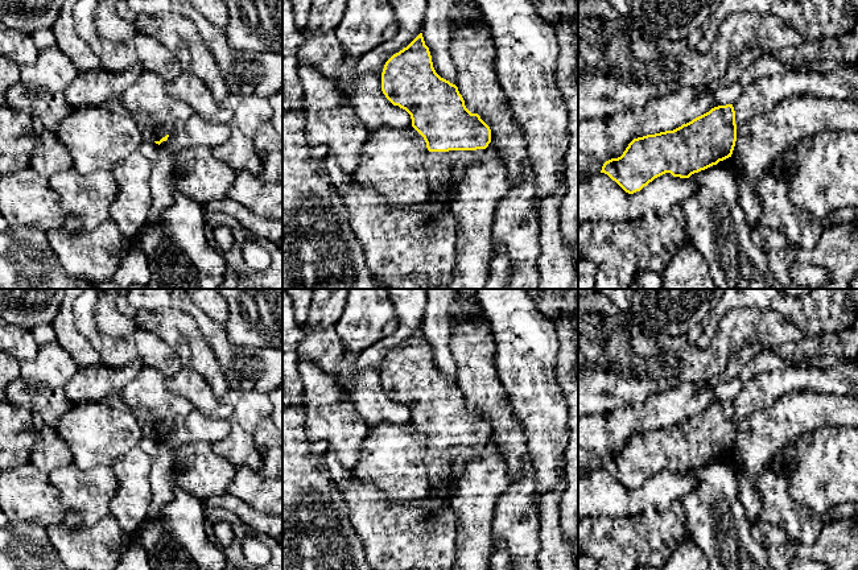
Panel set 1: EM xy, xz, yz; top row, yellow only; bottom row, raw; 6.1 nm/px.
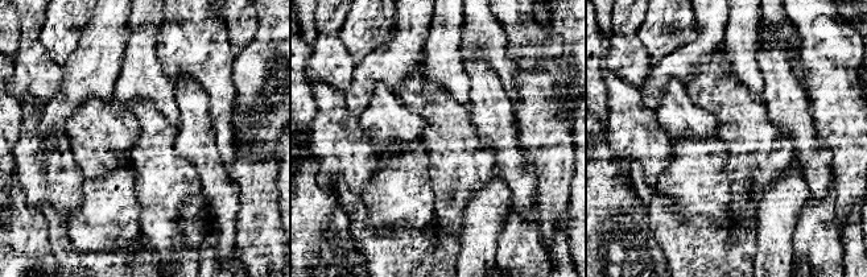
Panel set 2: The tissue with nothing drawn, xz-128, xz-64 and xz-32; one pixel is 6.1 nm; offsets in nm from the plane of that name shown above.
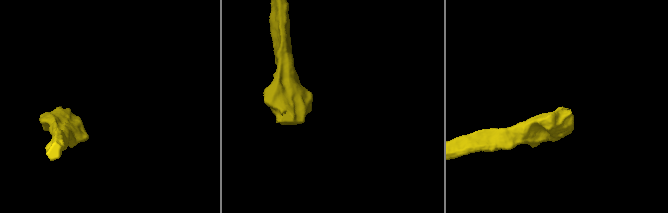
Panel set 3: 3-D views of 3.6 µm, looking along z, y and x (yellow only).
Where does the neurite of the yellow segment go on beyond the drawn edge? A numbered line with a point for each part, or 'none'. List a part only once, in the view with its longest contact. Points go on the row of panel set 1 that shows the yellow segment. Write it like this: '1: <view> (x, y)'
1: xz (445, 170)

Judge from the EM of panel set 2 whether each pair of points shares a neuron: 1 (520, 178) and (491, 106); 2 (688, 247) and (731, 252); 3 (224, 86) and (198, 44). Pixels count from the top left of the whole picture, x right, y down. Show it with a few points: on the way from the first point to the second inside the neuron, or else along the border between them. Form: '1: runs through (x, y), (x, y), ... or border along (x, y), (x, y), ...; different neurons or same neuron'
1: runs through (512, 160), (496, 124); same neuron
2: runs through (698, 249), (701, 252), (721, 252); same neuron
3: runs through (214, 74), (210, 50); same neuron

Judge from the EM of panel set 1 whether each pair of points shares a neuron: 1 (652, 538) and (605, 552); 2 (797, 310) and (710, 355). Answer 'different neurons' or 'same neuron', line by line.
1: same neuron
2: different neurons

